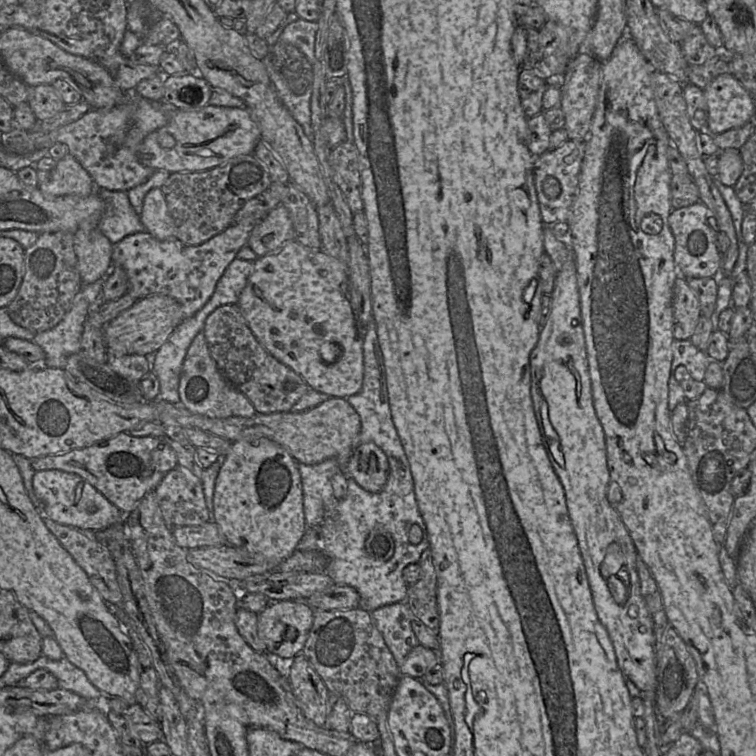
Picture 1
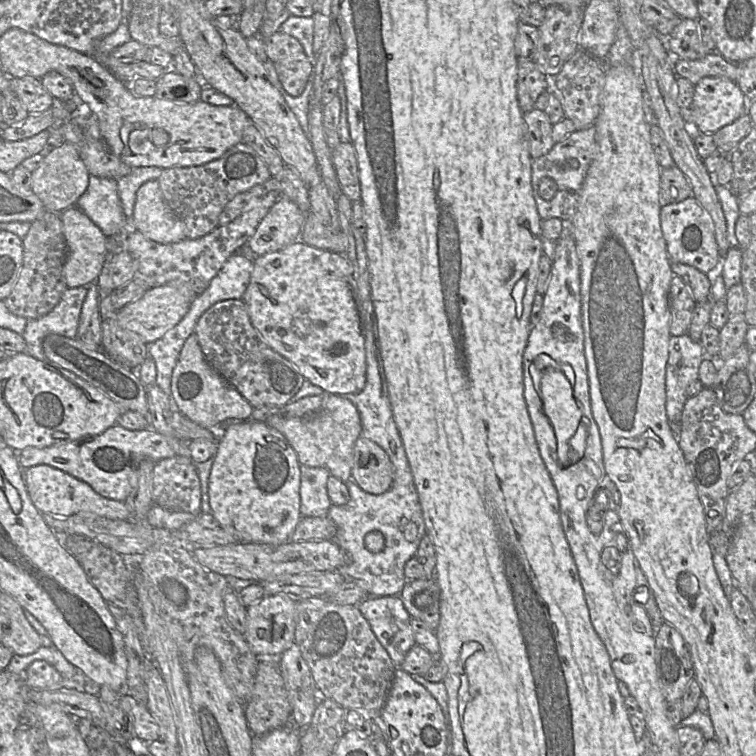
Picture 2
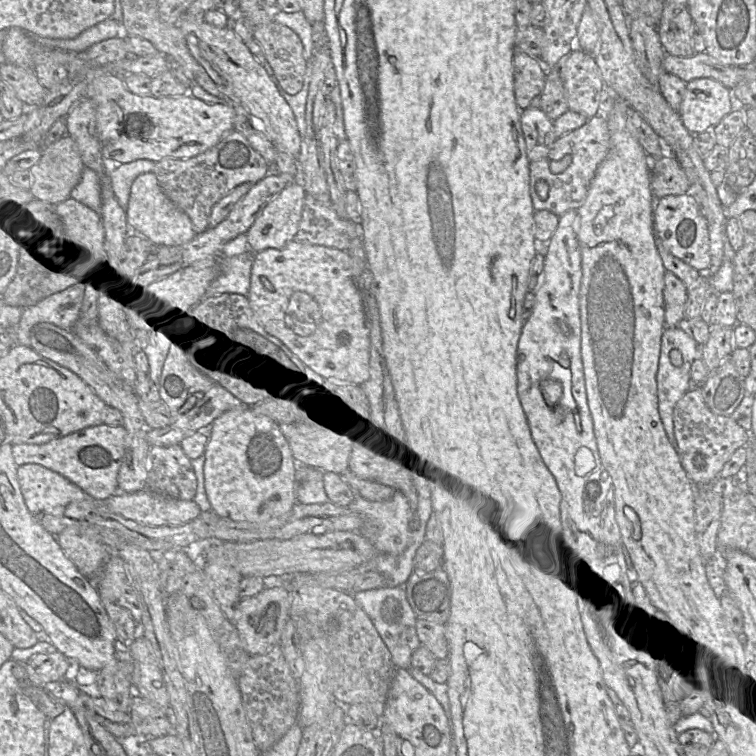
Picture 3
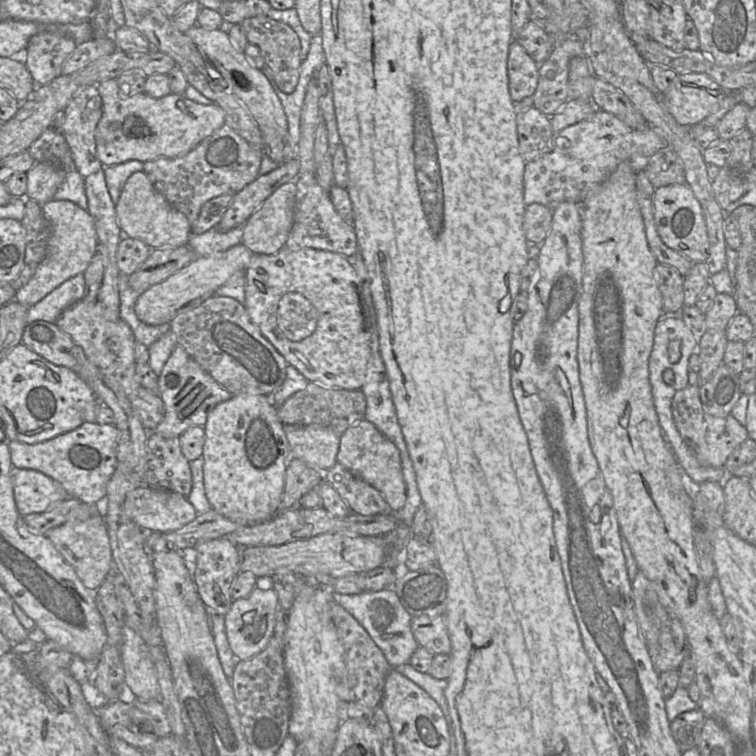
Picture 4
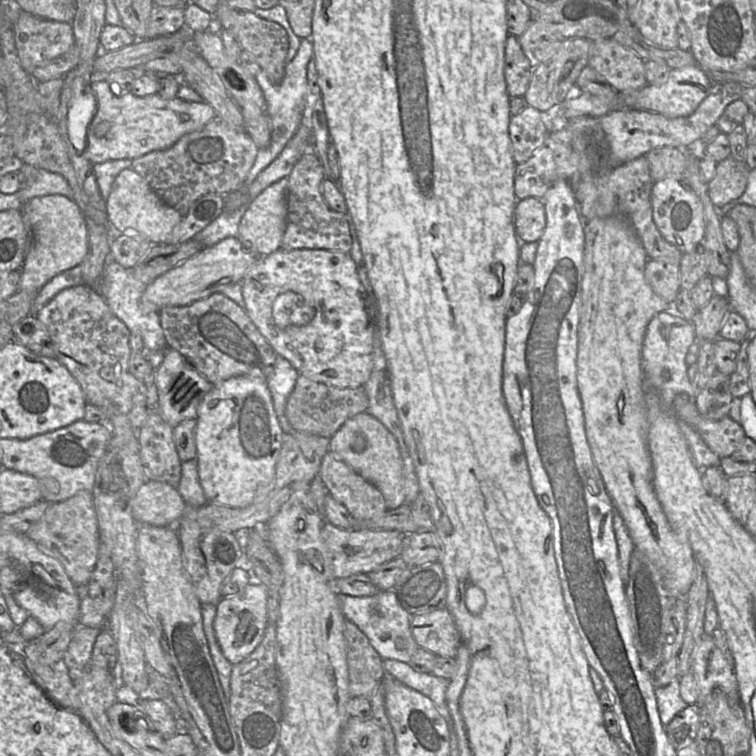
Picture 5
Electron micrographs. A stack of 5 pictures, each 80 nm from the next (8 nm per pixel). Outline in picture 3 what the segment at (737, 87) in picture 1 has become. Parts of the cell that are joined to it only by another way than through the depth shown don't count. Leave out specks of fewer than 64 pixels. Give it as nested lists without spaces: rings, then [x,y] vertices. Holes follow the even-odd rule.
[[[697,78],[686,83],[678,114],[691,134],[713,128],[733,110],[732,91],[711,78]]]

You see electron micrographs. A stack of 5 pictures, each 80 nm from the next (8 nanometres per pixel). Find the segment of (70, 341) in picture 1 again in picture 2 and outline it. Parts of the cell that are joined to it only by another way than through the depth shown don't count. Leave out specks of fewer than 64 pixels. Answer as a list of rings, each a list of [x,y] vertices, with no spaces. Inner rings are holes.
[[[87,287],[67,288],[57,305],[46,315],[27,319],[22,338],[27,353],[41,361],[46,359],[42,342],[49,334],[59,334],[69,338],[77,337],[81,308],[87,294]]]

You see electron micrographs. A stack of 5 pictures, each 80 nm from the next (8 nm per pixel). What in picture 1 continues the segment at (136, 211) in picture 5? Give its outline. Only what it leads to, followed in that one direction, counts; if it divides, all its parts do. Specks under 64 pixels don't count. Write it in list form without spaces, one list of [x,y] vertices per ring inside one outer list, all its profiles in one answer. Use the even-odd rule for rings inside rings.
[[[162,188],[148,191],[139,216],[145,231],[154,238],[160,241],[176,238],[176,225],[169,213]]]

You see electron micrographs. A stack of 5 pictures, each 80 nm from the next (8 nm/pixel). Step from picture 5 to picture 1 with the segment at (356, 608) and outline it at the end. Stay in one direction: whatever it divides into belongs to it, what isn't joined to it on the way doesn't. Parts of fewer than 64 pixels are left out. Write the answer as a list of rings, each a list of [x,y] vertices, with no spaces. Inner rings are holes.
[[[405,601],[382,606],[371,612],[372,619],[400,667],[419,642],[412,629],[413,614]]]

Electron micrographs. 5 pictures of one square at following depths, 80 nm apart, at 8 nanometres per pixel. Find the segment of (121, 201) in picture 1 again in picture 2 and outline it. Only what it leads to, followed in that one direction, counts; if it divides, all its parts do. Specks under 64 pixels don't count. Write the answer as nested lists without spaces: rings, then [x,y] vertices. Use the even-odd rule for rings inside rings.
[[[90,175],[88,187],[76,205],[106,237],[121,237],[131,230],[116,180]]]

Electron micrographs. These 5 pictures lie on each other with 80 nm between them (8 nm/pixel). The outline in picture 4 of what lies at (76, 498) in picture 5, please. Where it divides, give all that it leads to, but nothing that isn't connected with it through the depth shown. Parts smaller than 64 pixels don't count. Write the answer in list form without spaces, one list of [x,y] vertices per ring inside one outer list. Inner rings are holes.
[[[80,503],[72,509],[67,520],[48,530],[45,535],[52,541],[64,560],[70,564],[83,585],[92,591],[99,588],[113,569],[111,546],[104,522],[103,503]]]

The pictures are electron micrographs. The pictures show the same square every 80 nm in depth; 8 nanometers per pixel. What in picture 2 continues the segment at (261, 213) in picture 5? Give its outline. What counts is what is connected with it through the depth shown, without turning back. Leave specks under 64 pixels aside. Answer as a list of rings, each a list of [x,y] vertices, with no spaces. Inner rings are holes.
[[[281,196],[262,219],[254,235],[248,240],[247,246],[258,256],[280,251],[299,240],[304,221],[305,214],[298,206]]]

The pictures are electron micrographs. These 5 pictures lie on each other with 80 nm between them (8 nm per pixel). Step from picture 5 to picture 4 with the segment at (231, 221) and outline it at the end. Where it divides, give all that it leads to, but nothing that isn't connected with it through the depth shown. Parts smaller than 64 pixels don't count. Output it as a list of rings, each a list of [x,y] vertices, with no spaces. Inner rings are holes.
[[[242,226],[235,227],[227,232],[213,228],[199,235],[191,235],[187,245],[197,256],[211,256],[242,244],[242,237]]]

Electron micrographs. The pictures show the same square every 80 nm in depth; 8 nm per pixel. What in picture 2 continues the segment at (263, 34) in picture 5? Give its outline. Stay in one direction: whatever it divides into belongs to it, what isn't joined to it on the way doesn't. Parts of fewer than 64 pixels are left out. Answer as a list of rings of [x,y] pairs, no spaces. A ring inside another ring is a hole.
[[[281,30],[264,38],[263,42],[267,57],[273,63],[286,92],[293,97],[300,96],[305,90],[307,82],[313,73],[313,63],[307,58],[300,42]]]

